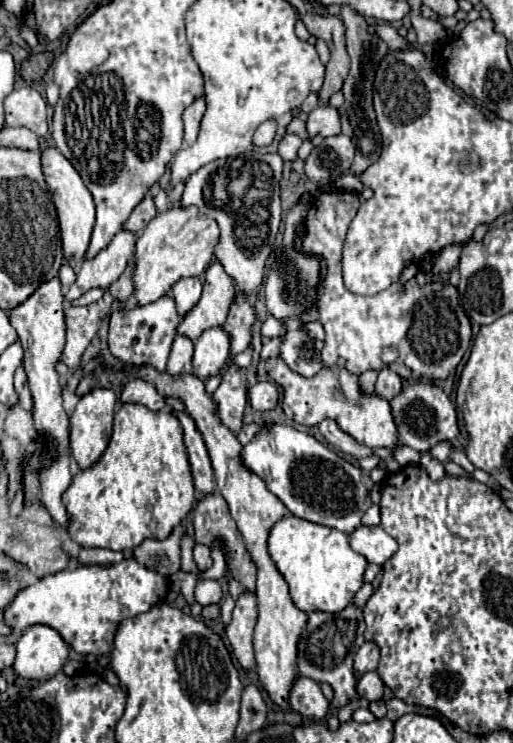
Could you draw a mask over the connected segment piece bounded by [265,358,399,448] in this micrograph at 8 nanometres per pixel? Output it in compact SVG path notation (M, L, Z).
M281 358L267 360L265 368L267 374L283 388L281 406L287 418L293 418L295 422L307 426L317 426L323 418L333 418L335 422L339 418L339 428L369 448L393 448L399 444L399 432L389 402L383 402L383 398L377 398L375 394L365 396L359 390L357 376L347 374L347 370L321 370L313 378L303 378L291 372Z

